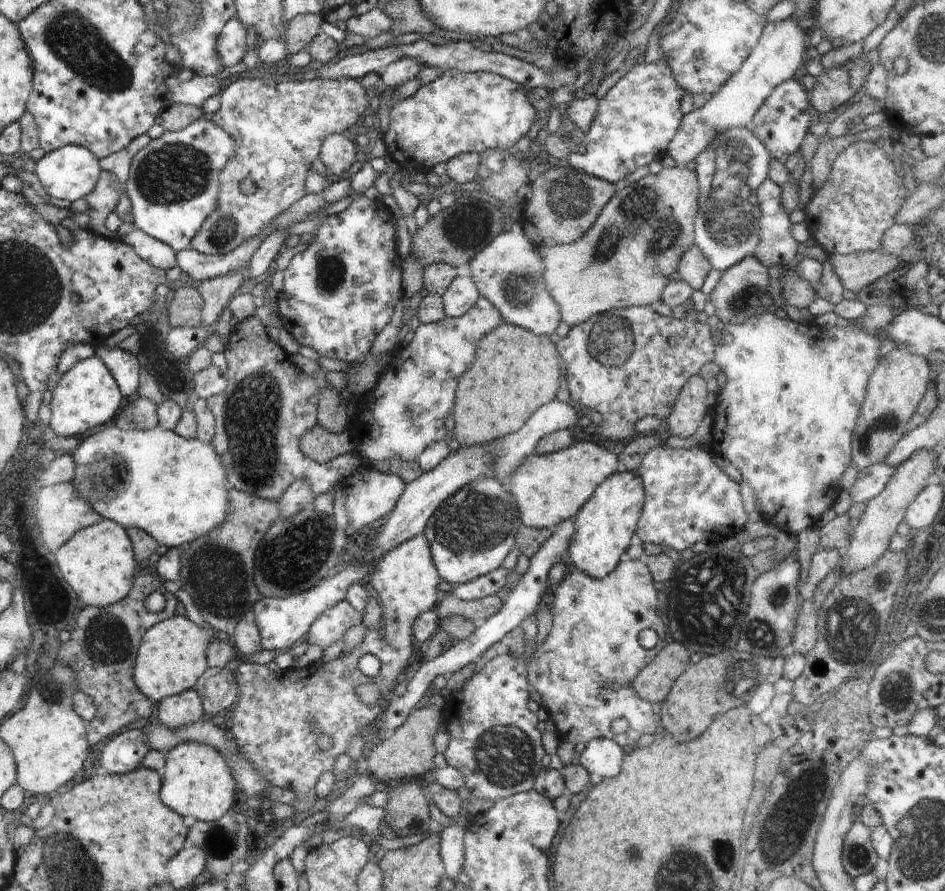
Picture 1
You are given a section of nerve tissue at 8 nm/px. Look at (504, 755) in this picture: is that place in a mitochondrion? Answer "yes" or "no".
yes

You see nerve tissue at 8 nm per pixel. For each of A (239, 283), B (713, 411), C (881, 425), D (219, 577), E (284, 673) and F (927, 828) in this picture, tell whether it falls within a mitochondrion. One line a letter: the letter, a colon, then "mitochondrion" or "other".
A: other
B: other
C: mitochondrion
D: mitochondrion
E: other
F: mitochondrion

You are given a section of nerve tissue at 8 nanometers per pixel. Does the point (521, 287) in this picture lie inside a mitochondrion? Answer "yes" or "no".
yes

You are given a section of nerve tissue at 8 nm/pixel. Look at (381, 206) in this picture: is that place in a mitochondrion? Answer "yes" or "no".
no

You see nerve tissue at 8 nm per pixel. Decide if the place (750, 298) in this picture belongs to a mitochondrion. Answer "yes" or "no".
yes

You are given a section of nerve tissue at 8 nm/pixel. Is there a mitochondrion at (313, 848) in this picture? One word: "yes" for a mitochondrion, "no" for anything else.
no

